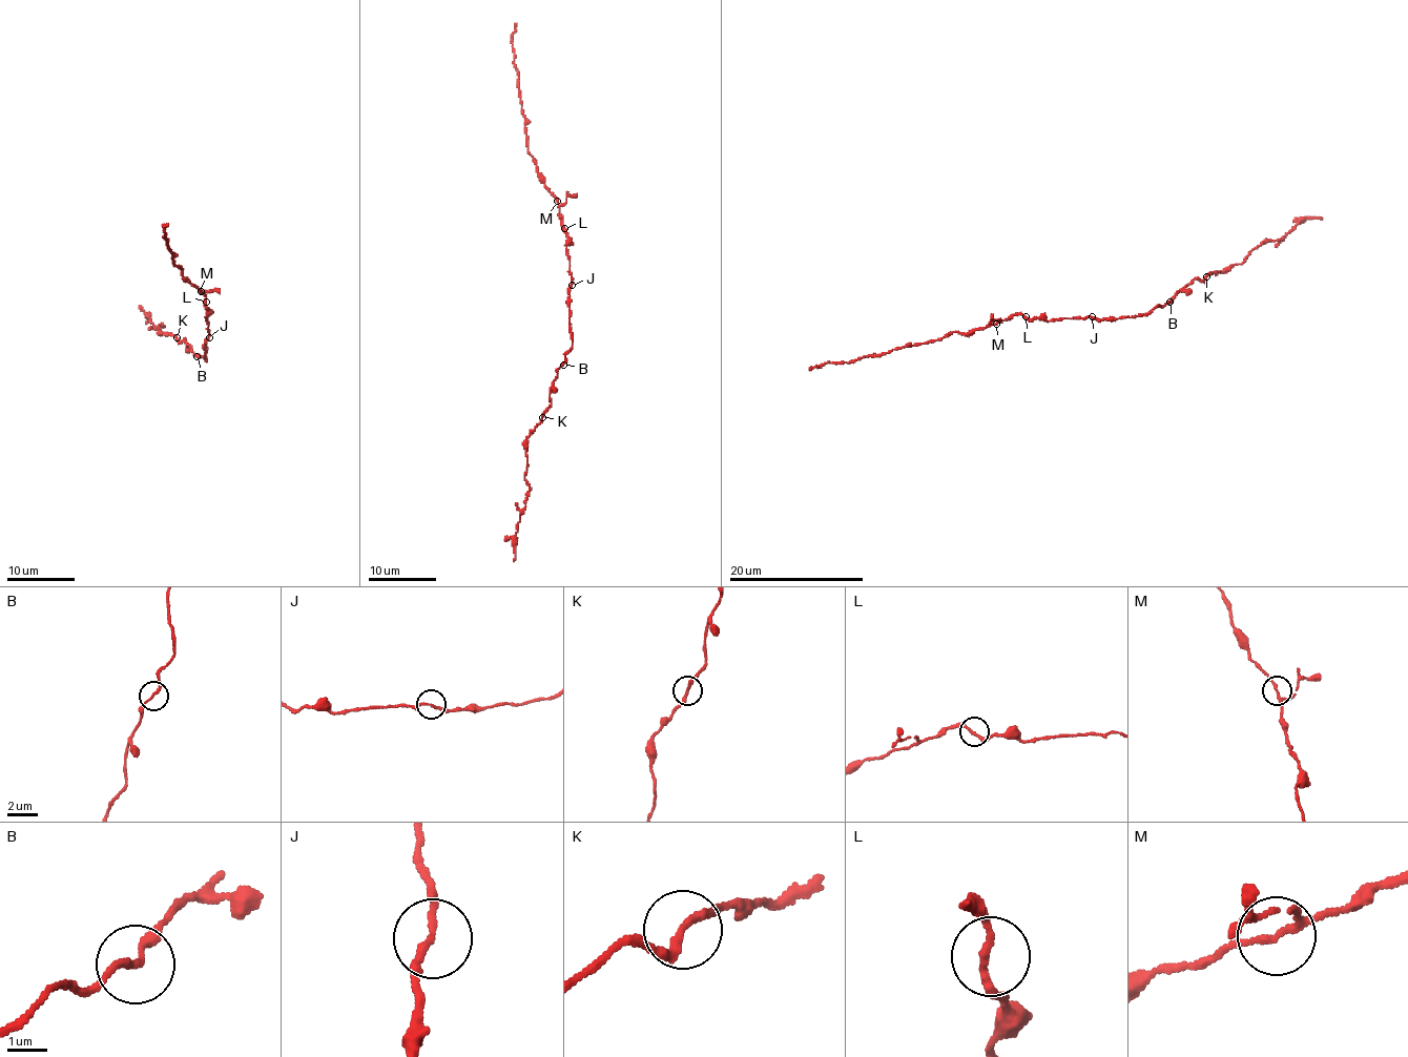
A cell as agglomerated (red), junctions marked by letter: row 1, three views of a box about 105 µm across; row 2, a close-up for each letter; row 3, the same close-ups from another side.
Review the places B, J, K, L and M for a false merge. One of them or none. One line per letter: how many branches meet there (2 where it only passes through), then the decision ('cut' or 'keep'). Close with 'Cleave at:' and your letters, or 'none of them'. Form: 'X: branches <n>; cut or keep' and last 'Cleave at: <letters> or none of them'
B: branches 2; keep
J: branches 2; keep
K: branches 2; keep
L: branches 2; keep
M: branches 3; keep
Cleave at: none of them

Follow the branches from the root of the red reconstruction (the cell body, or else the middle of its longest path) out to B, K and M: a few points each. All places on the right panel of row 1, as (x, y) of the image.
B: (1093, 316), (1115, 319), (1142, 316), (1170, 302)
K: (1093, 316), (1115, 319), (1148, 314), (1172, 301), (1175, 293), (1195, 278), (1201, 281), (1206, 276)
M: (1093, 316), (1044, 320), (1012, 314), (997, 324)

